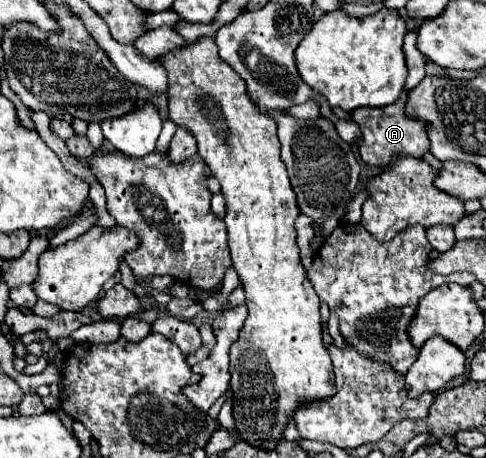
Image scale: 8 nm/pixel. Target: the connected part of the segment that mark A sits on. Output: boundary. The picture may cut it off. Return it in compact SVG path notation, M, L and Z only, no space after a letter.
M402 94L394 104L382 106L382 108L358 108L358 112L352 112L352 120L362 130L360 156L368 166L380 166L386 168L394 162L396 156L412 156L422 158L430 150L430 140L426 132L426 122L408 118L406 116L406 96Z

